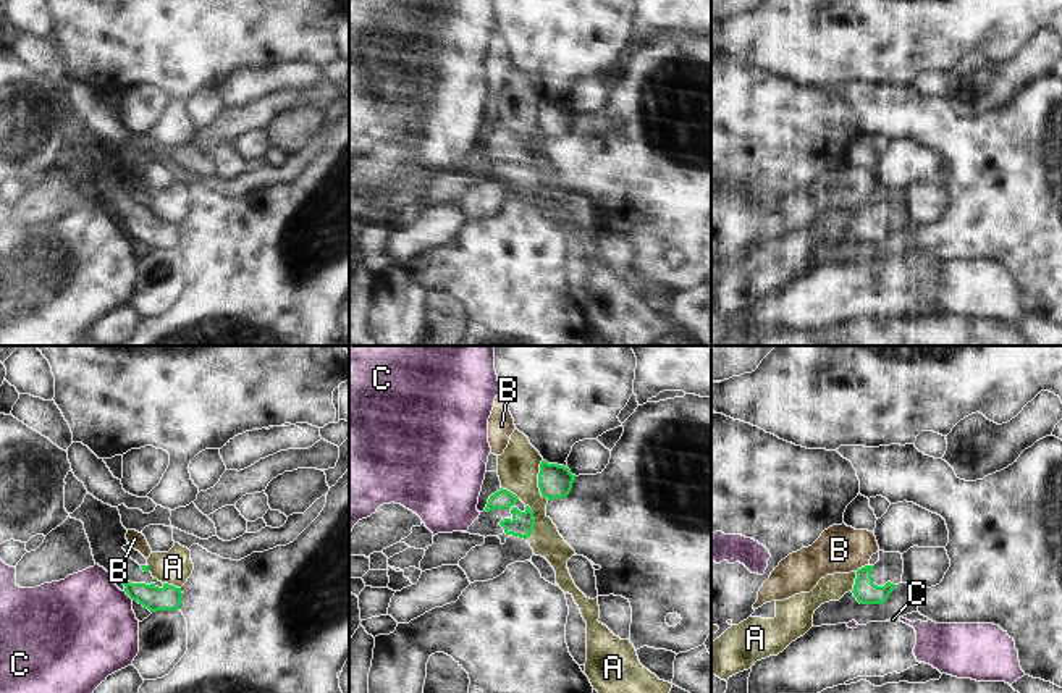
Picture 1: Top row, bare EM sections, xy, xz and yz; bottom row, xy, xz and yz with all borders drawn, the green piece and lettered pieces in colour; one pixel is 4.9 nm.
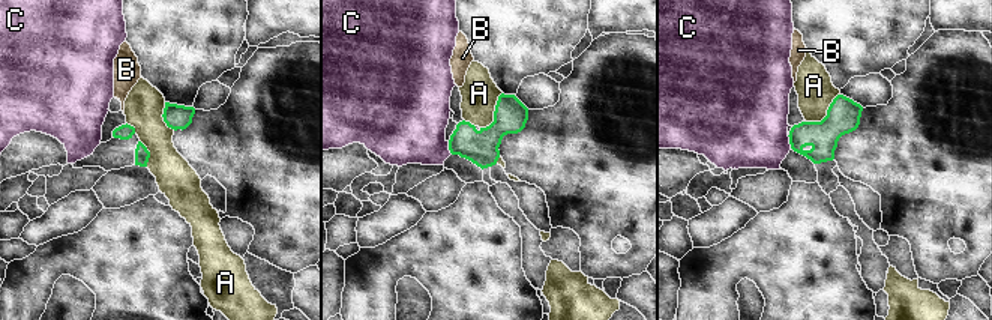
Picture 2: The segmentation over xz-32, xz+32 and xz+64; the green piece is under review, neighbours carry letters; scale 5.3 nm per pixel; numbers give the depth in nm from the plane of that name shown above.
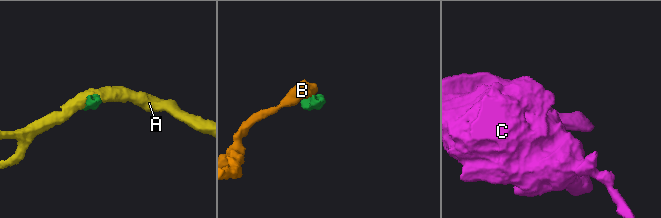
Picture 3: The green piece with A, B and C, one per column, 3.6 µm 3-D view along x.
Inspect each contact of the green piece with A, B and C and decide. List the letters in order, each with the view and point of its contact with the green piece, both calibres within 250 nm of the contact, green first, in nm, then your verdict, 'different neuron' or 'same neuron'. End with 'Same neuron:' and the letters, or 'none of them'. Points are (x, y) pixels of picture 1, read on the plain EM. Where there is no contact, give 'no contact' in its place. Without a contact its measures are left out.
A: contact xz (539, 118); calibres 170 and 200 nm; different neuron
B: contact yz (862, 205); calibres 120 and 240 nm; different neuron
C: contact xy (128, 233); calibres 130 and 480 nm; different neuron
Same neuron: none of them

